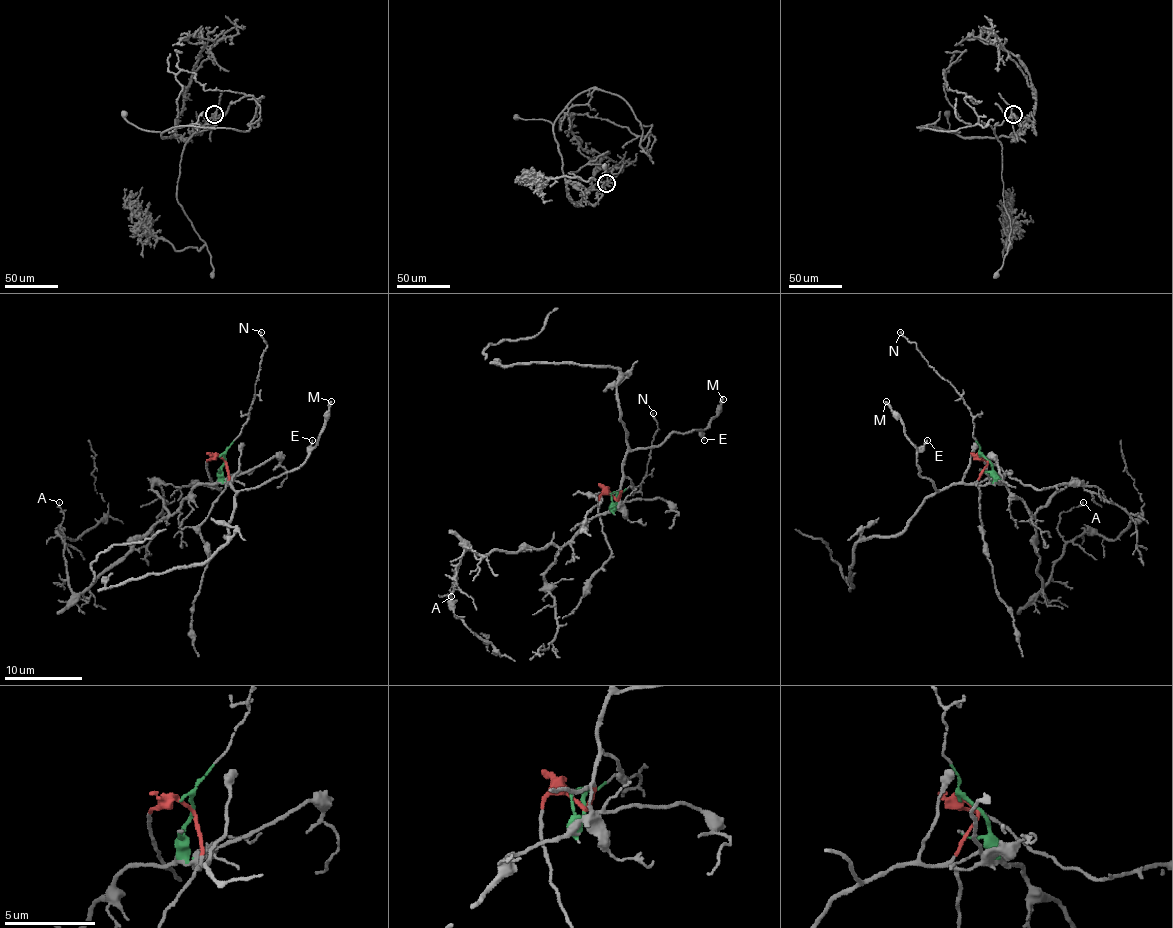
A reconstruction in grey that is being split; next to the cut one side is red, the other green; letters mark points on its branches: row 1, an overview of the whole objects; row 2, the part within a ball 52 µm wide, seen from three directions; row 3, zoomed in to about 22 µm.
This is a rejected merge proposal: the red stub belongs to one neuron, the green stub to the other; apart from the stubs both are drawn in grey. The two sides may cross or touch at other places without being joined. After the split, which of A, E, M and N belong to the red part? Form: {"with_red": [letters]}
{"with_red": ["E", "M"]}

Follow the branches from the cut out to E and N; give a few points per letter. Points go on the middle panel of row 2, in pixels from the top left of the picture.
E: (616, 499), (622, 463), (630, 451), (657, 447), (674, 432), (688, 433), (700, 430), (703, 439)
N: (616, 499), (616, 494), (630, 486), (639, 486), (645, 476), (651, 441), (659, 430), (653, 412)

